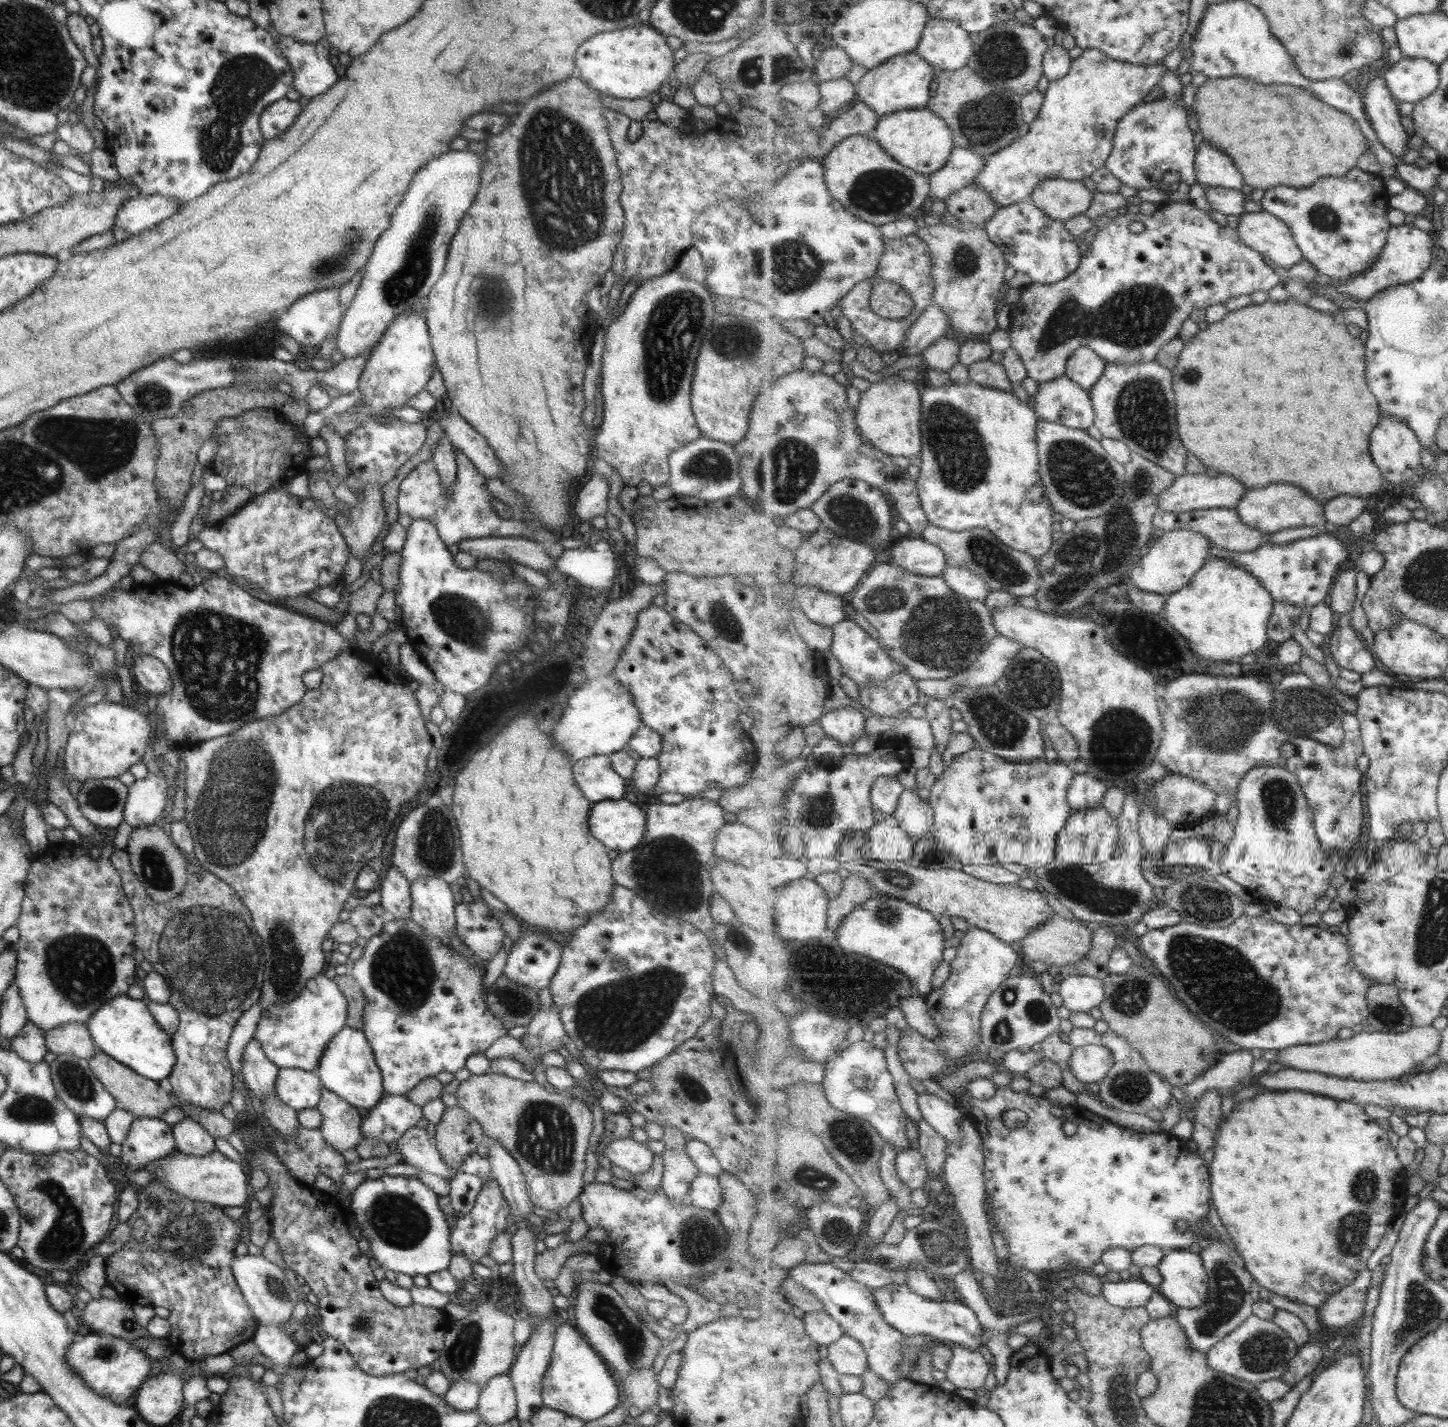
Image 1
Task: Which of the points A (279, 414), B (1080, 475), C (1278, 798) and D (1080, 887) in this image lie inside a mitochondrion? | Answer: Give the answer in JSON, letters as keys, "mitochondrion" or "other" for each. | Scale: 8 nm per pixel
{"A":"other","B":"mitochondrion","C":"mitochondrion","D":"mitochondrion"}

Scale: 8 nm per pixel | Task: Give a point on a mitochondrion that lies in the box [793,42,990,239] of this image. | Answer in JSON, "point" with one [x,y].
{"point":[882,191]}

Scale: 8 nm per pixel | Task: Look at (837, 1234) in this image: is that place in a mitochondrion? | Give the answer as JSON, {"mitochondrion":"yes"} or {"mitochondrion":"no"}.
{"mitochondrion":"yes"}

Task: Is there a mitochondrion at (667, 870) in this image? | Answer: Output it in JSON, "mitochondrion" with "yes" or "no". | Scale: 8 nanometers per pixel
{"mitochondrion":"yes"}

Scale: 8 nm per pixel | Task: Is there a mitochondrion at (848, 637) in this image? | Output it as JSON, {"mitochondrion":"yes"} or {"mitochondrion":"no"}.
{"mitochondrion":"no"}

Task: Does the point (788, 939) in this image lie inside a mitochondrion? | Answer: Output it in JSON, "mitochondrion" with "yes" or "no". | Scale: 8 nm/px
{"mitochondrion":"no"}

